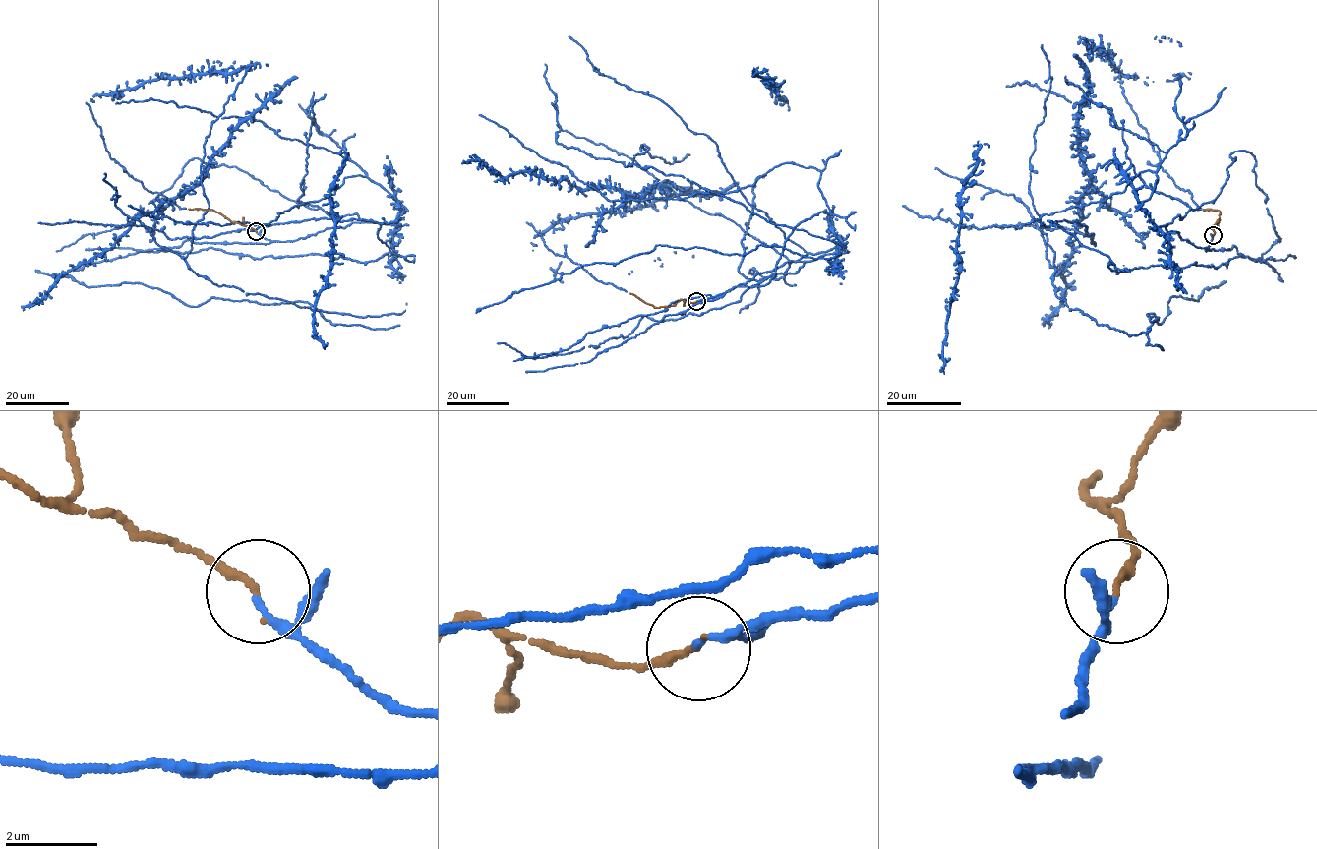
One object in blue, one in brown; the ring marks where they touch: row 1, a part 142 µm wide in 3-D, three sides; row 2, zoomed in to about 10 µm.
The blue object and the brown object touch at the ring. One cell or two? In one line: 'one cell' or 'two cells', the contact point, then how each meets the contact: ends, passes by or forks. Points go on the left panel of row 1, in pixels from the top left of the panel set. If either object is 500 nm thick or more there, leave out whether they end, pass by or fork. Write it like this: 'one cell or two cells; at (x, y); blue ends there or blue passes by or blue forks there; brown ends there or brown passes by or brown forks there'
one cell; at (256, 231); blue ends there; brown ends there

